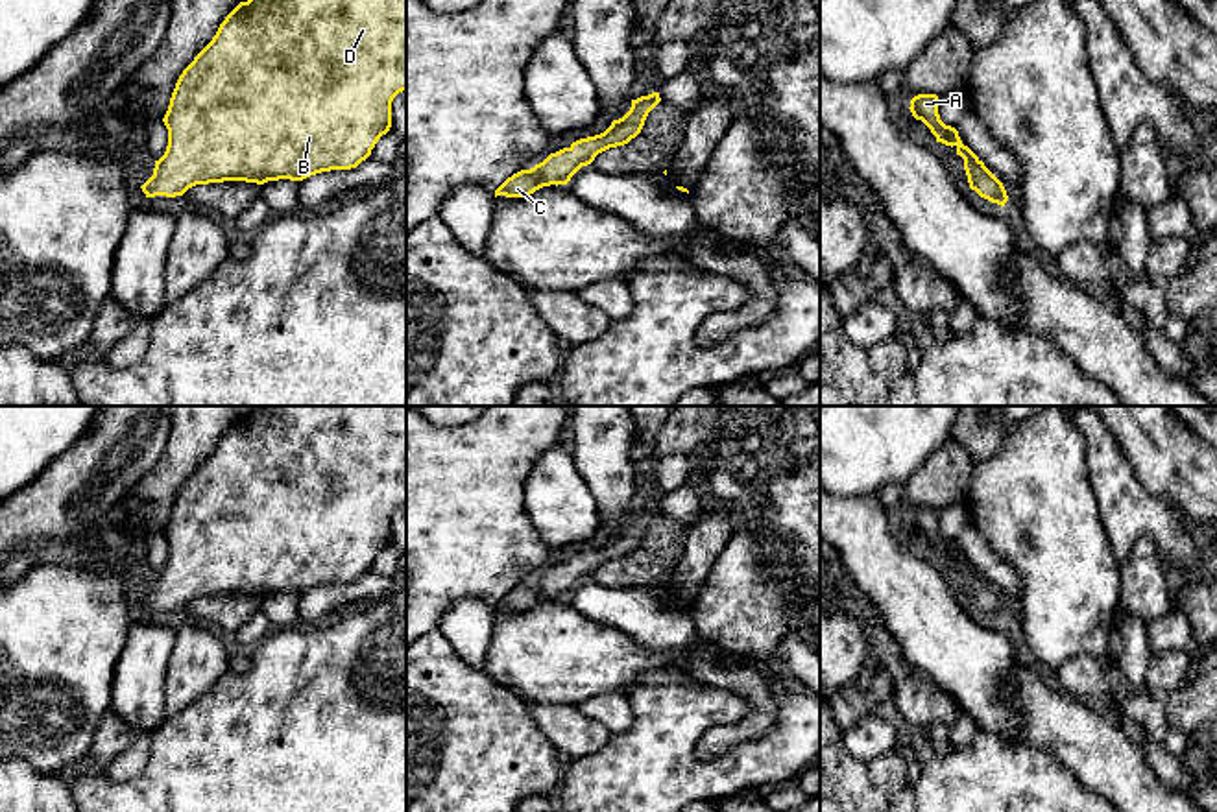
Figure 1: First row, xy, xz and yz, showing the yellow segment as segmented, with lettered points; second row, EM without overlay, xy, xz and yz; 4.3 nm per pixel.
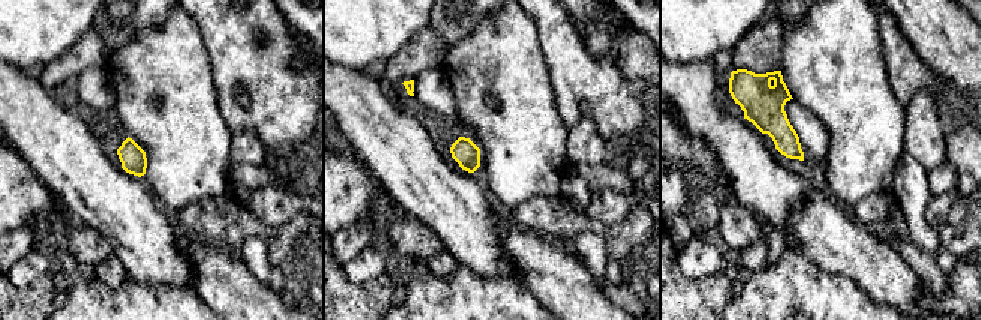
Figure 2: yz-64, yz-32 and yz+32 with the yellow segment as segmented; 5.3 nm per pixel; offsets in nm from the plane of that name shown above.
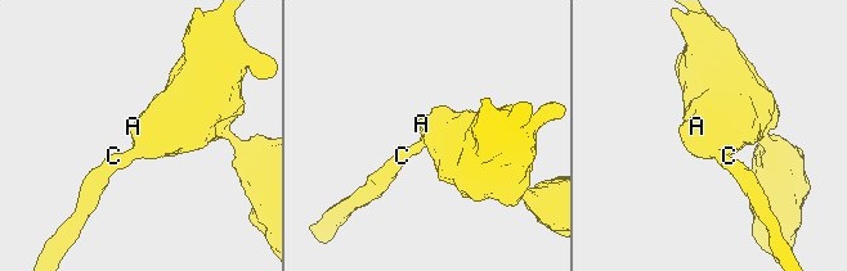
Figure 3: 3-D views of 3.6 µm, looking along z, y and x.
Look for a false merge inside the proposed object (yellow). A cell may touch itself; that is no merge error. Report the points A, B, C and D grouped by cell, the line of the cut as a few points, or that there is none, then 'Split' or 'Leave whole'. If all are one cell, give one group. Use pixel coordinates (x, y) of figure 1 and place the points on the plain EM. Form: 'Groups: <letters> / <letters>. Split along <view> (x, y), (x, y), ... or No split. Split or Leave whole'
Groups: A B C D. No split. Leave whole

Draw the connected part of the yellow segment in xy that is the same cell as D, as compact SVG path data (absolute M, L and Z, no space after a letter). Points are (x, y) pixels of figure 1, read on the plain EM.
M255 406L225 430L212 454L179 489L163 531L168 543L166 565L155 574L153 589L140 602L146 611L175 611L196 598L303 594L321 585L356 581L371 568L379 552L390 544L392 515L403 504L406 504L406 406Z

